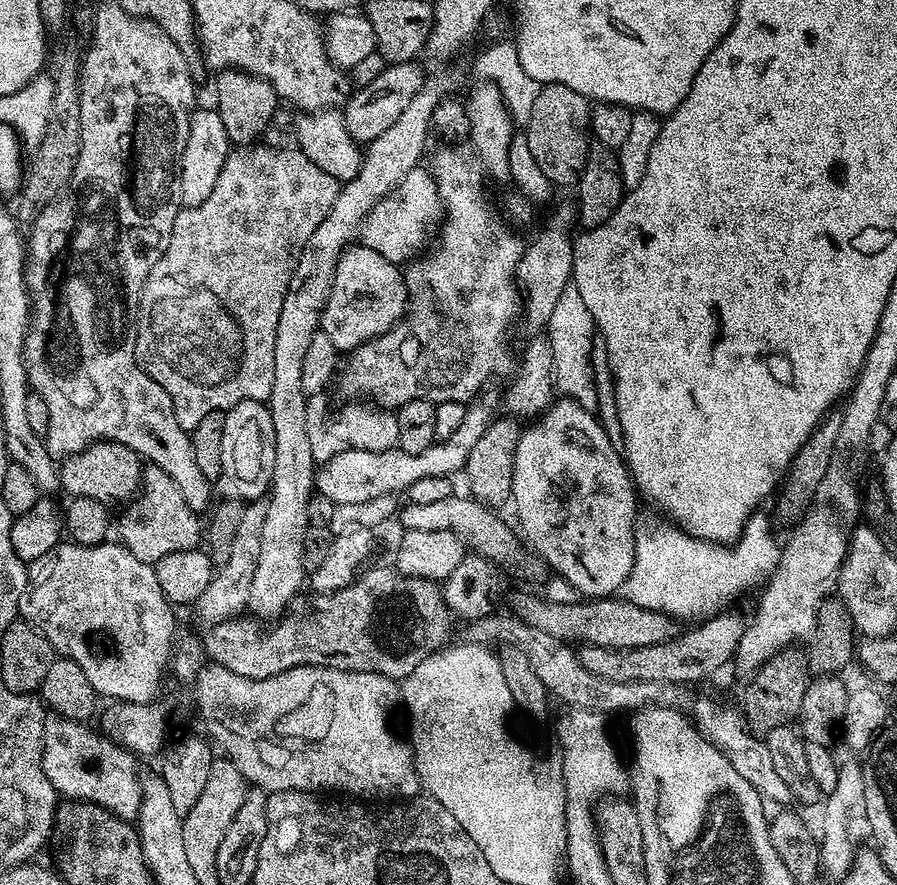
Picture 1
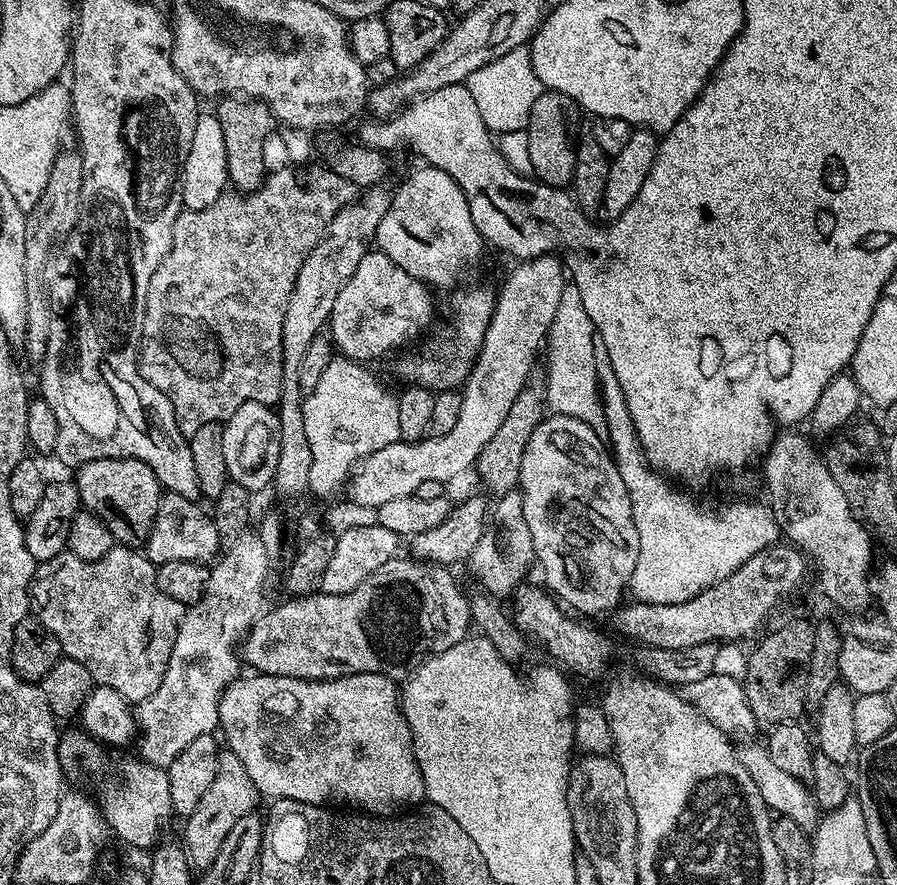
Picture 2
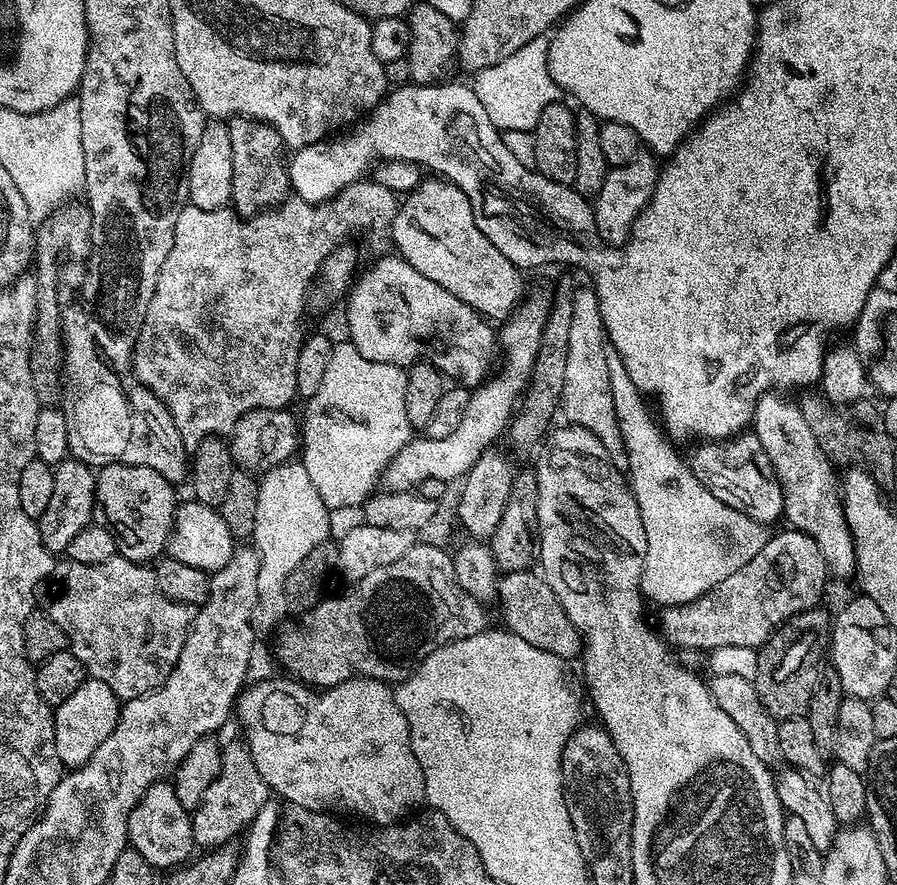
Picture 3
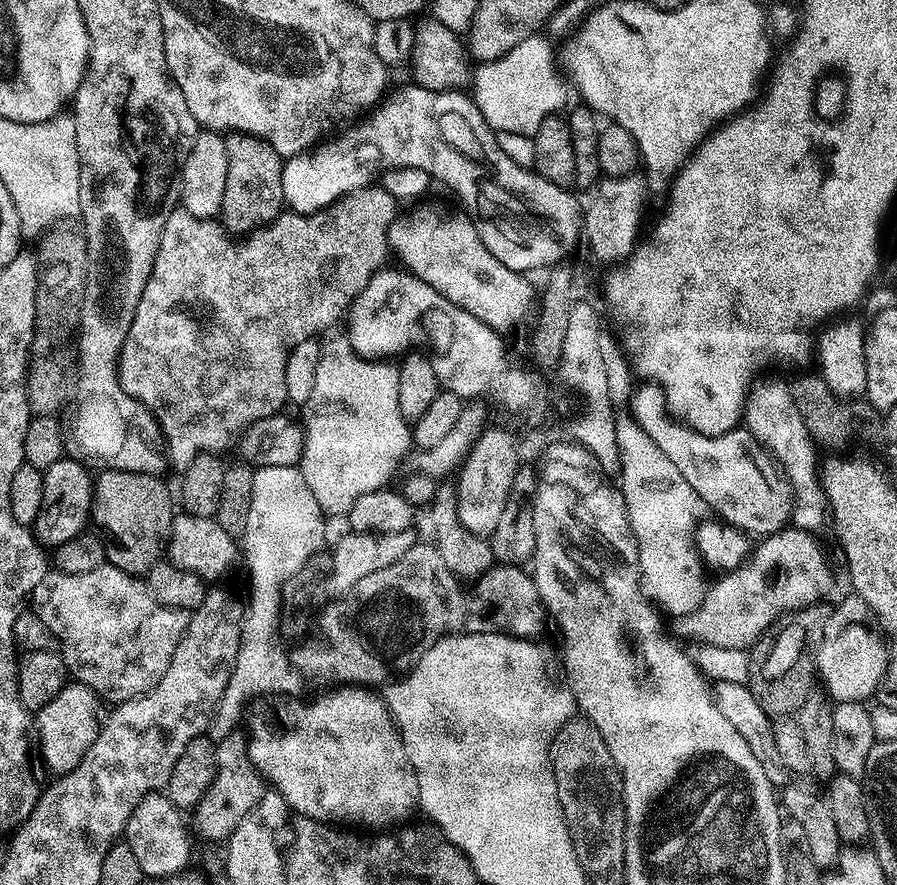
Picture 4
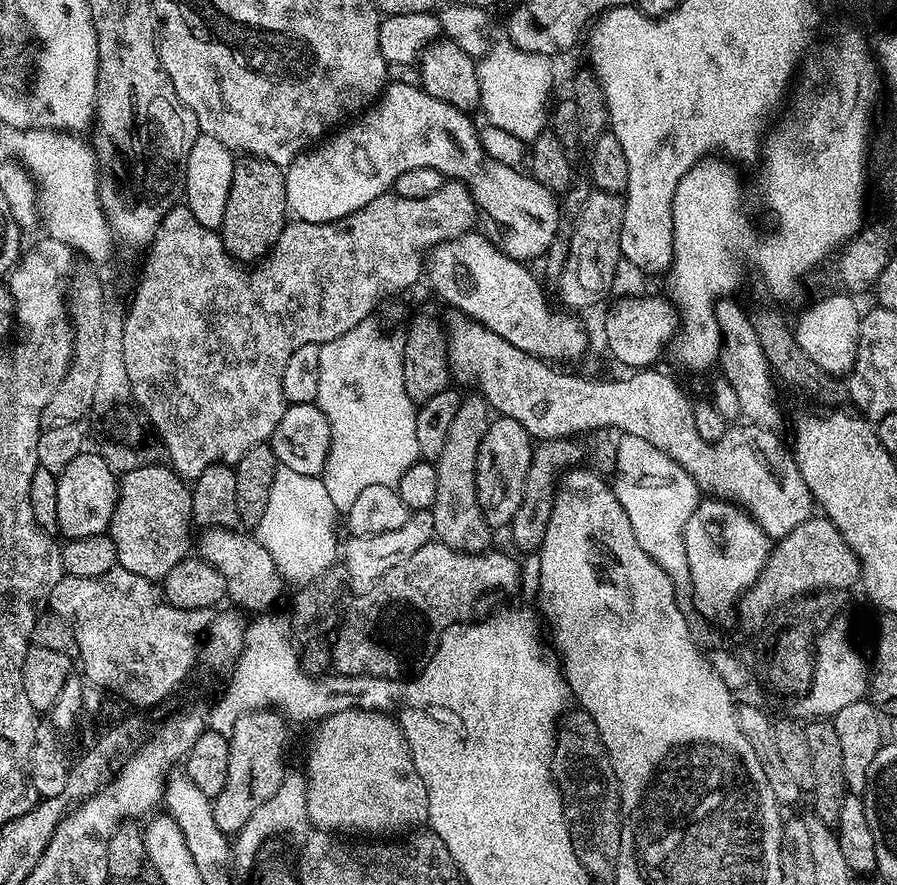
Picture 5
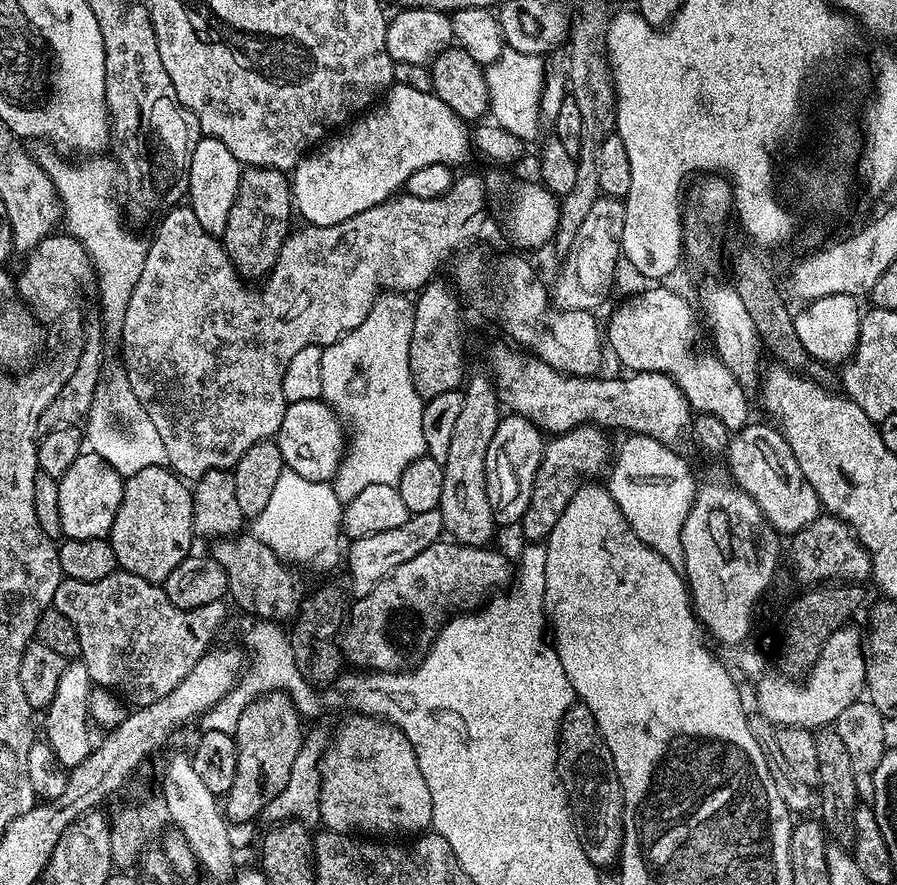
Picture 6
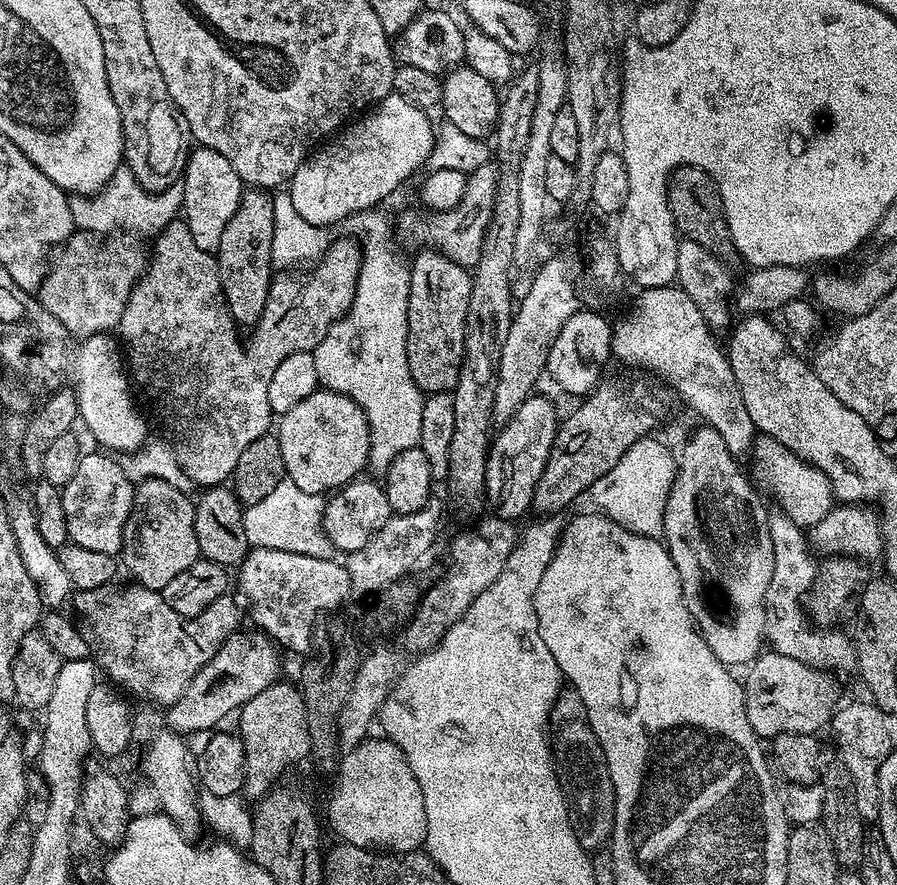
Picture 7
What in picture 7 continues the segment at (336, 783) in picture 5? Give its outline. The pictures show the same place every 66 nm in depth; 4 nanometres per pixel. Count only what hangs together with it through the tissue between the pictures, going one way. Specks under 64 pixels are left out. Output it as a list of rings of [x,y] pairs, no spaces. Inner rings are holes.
[[[370,738],[364,739],[340,762],[342,782],[338,790],[331,790],[328,800],[328,818],[339,839],[346,844],[369,850],[390,852],[415,852],[426,838],[426,806],[422,802],[422,790],[418,778],[410,770],[406,758],[395,742],[390,739],[383,744],[375,744]]]

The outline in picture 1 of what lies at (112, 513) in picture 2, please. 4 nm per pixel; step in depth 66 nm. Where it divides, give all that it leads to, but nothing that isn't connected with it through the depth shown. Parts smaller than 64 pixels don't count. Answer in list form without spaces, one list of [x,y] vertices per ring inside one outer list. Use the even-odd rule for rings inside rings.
[[[93,442],[86,450],[63,457],[58,468],[60,488],[68,491],[69,497],[94,498],[109,506],[123,505],[139,493],[144,469],[141,456],[130,450],[130,446],[115,442]]]

